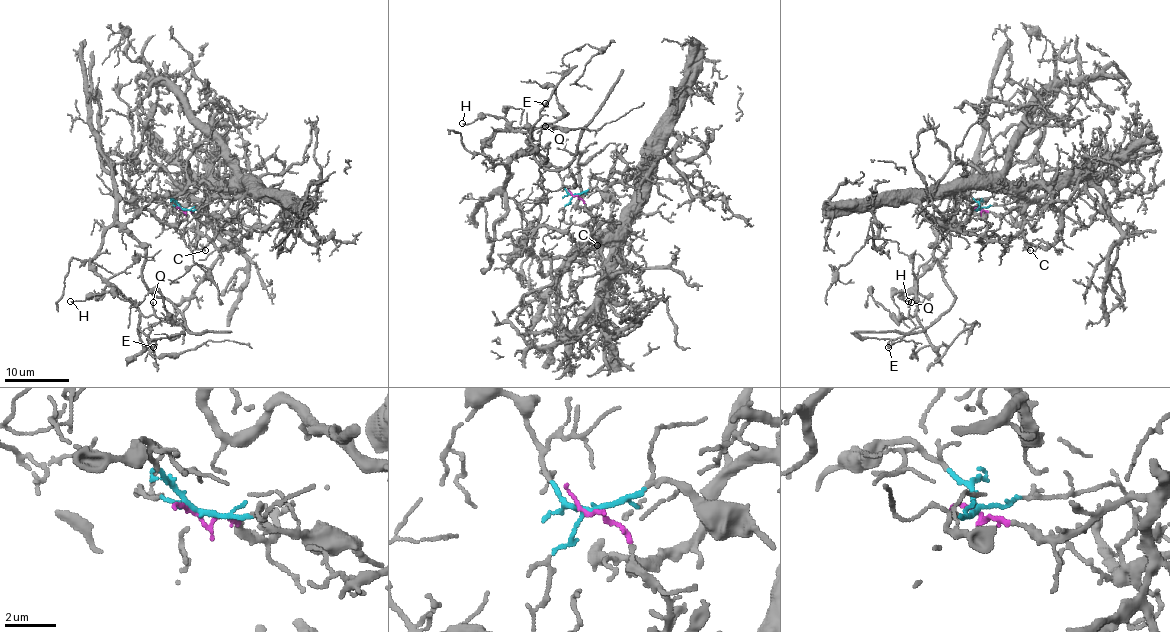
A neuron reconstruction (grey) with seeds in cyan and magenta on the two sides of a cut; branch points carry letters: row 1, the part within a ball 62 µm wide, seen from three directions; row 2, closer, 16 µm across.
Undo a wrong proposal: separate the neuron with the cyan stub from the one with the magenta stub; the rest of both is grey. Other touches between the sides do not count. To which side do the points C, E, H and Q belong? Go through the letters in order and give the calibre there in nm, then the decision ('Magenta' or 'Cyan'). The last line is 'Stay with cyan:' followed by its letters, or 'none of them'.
C: Thickness 90 nm. Magenta
E: Thickness 120 nm. Cyan
H: Thickness 120 nm. Cyan
Q: Thickness 110 nm. Cyan
Stay with cyan: E, H, Q

